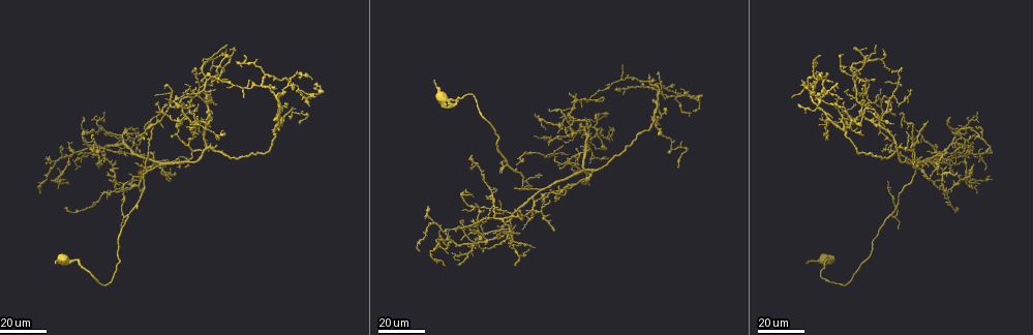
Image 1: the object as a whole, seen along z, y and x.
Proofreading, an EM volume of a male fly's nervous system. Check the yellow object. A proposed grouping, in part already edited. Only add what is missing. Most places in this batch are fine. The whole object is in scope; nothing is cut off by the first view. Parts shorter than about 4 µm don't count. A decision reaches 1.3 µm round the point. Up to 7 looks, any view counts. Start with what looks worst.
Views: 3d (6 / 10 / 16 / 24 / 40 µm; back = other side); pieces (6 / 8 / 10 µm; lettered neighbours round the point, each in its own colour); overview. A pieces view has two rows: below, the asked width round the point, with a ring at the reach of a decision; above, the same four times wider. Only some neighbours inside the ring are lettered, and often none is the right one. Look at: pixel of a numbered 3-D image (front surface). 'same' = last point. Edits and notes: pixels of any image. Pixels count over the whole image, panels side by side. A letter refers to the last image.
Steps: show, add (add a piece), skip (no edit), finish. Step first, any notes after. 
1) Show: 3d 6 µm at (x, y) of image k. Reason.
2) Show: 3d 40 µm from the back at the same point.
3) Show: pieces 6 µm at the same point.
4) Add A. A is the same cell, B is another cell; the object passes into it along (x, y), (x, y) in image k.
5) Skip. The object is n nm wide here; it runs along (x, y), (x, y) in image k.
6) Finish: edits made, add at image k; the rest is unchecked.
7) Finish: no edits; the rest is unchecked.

Show: 3d 40 µm at (808, 261) of image 1. Branch stops here.

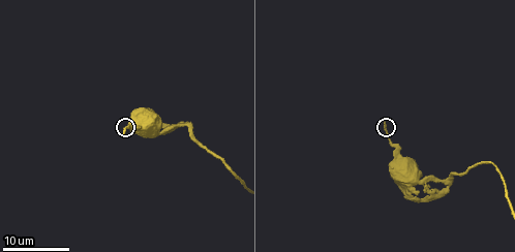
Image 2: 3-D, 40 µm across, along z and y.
Show: pieces 8 µm at (123, 133) of image 2.

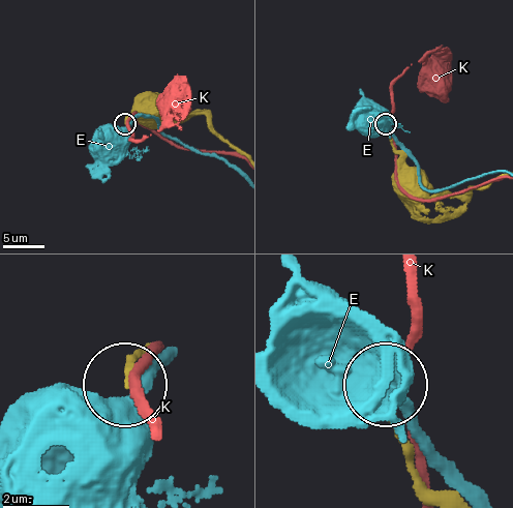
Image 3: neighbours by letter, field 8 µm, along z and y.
Skip. The object is 210 nm wide here; E and K are other cells; no lettered piece goes on from it.

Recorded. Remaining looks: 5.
Show: 3d 24 µm at (136, 162) of image 1. Branch stops here.

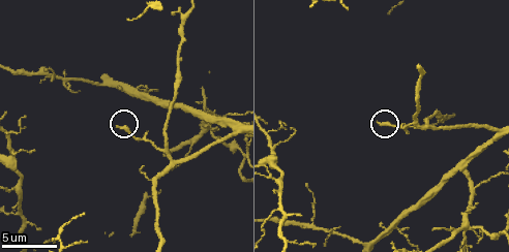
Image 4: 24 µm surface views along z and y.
Show: pieces 8 µm at (379, 124) of image 4.

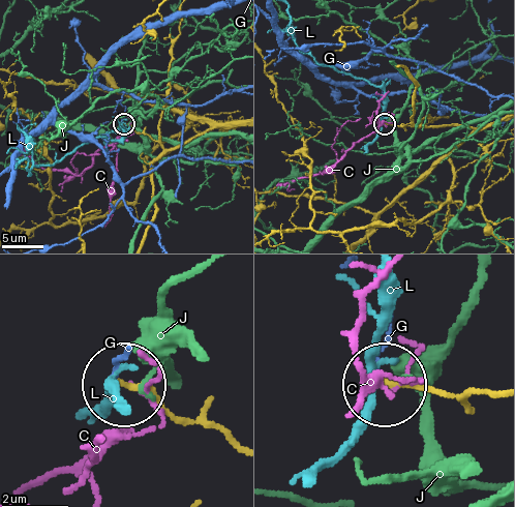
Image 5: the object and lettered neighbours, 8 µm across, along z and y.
Skip. C, G, J and L are other cells; it runs along (496, 393), (391, 385) in image 5; none of them fits.

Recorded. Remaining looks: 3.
Show: 3d 40 µm at (225, 45) of image 1. Free end.

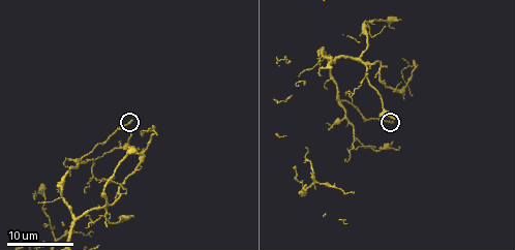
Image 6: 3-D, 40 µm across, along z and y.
Show: pieces 6 µm at (130, 122) of image 6.

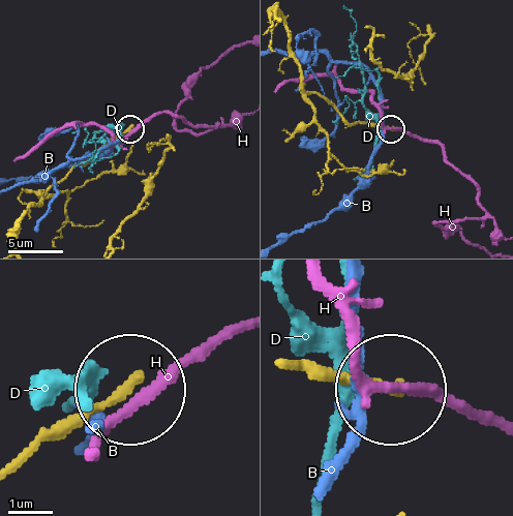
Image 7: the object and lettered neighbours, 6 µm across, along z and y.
Skip. B, D and H are other cells; it runs along (18, 220), (72, 168), (129, 130) in image 7; none of them fits.

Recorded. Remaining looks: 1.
Finish: no edits; the rest is unchecked.

